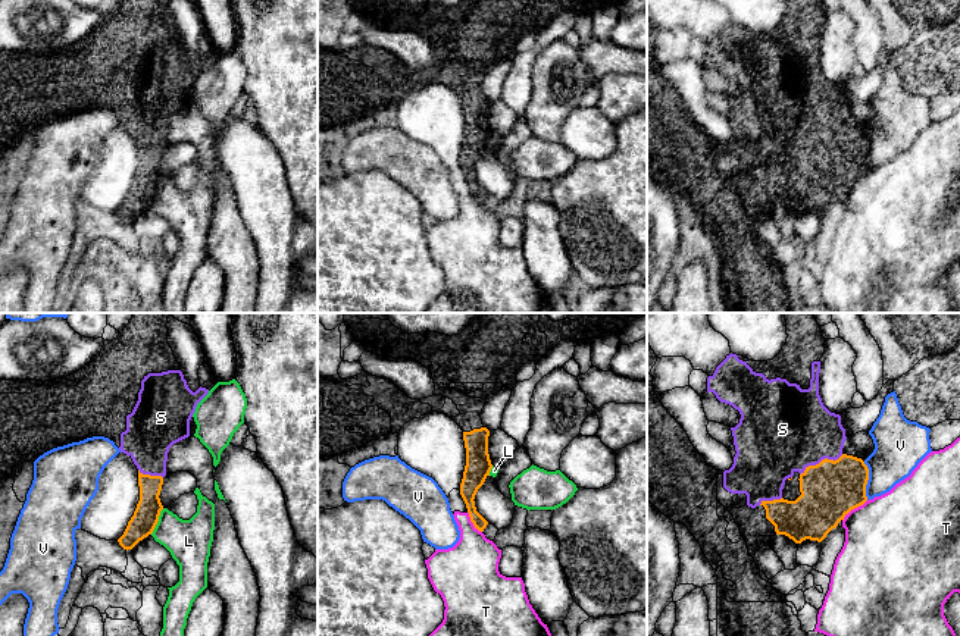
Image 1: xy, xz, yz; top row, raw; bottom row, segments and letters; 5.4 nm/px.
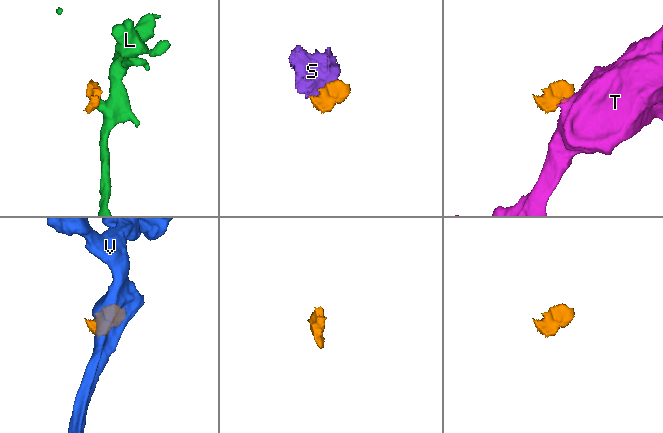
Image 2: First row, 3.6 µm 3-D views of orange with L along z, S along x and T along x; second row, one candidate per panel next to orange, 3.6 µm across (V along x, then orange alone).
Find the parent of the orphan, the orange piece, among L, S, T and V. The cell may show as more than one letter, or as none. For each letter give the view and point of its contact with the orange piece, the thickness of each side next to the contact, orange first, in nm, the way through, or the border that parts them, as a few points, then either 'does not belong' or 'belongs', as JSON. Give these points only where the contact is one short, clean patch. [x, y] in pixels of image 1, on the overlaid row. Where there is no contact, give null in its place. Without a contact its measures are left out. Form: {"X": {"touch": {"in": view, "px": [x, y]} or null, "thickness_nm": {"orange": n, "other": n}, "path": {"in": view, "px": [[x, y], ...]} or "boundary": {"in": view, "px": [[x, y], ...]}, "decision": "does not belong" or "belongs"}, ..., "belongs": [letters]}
{"L": {"touch": {"in": "xy", "px": [158, 520]}, "thickness_nm": {"orange": 140, "other": 240}, "boundary": {"in": "xy", "px": [[163, 508], [150, 533]]}, "decision": "does not belong"}, "S": {"touch": {"in": "yz", "px": [822, 460]}, "thickness_nm": {"orange": 320, "other": 460}, "decision": "belongs"}, "T": {"touch": {"in": "yz", "px": [853, 508]}, "thickness_nm": {"orange": 320, "other": 460}, "boundary": {"in": "yz", "px": [[866, 500], [854, 507], [843, 520]]}, "decision": "does not belong"}, "V": {"touch": {"in": "yz", "px": [868, 479]}, "thickness_nm": {"orange": 320, "other": 280}, "boundary": {"in": "yz", "px": [[863, 461], [868, 469], [868, 500]]}, "decision": "does not belong"}, "belongs": ["S"]}

